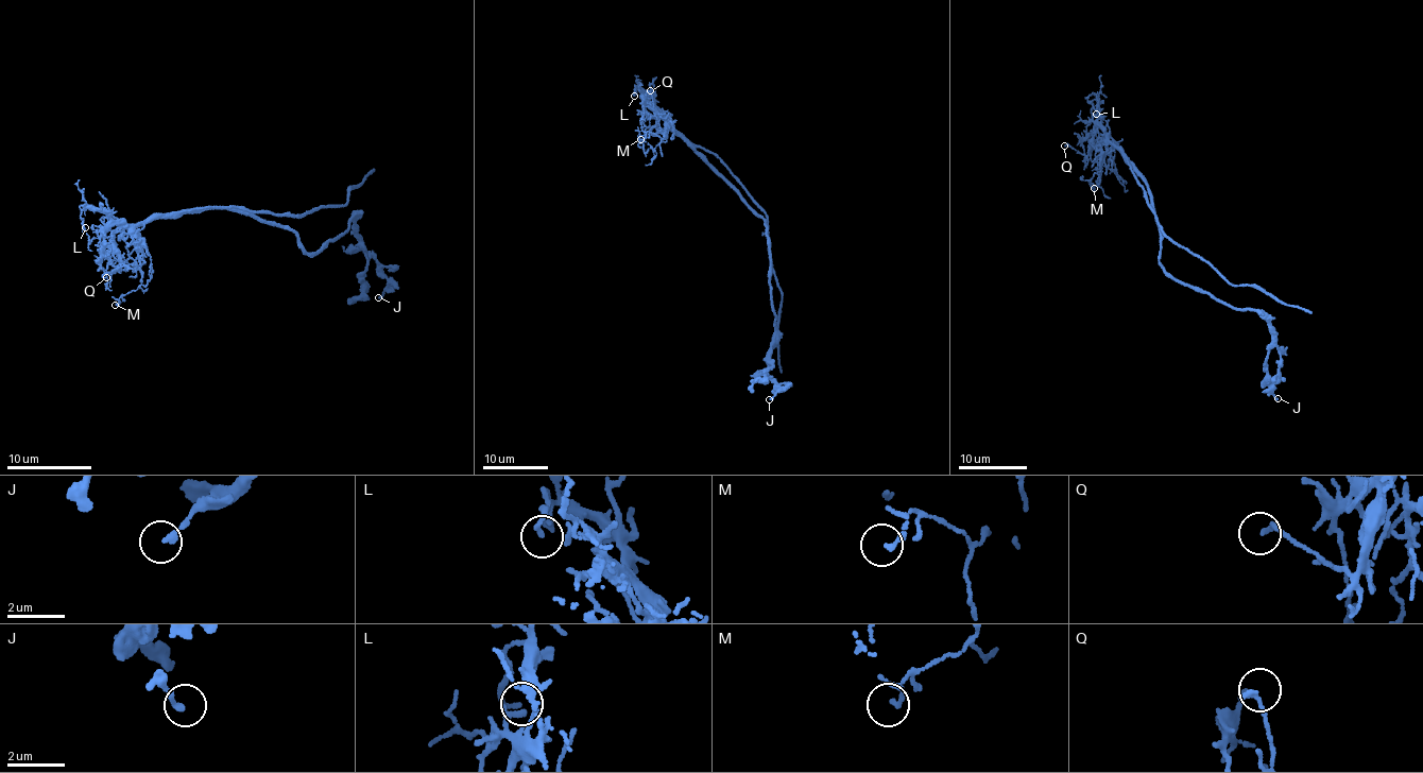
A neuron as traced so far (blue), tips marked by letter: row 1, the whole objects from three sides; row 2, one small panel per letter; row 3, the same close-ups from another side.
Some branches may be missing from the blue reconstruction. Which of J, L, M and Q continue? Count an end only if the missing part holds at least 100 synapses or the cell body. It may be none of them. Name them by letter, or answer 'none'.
none

